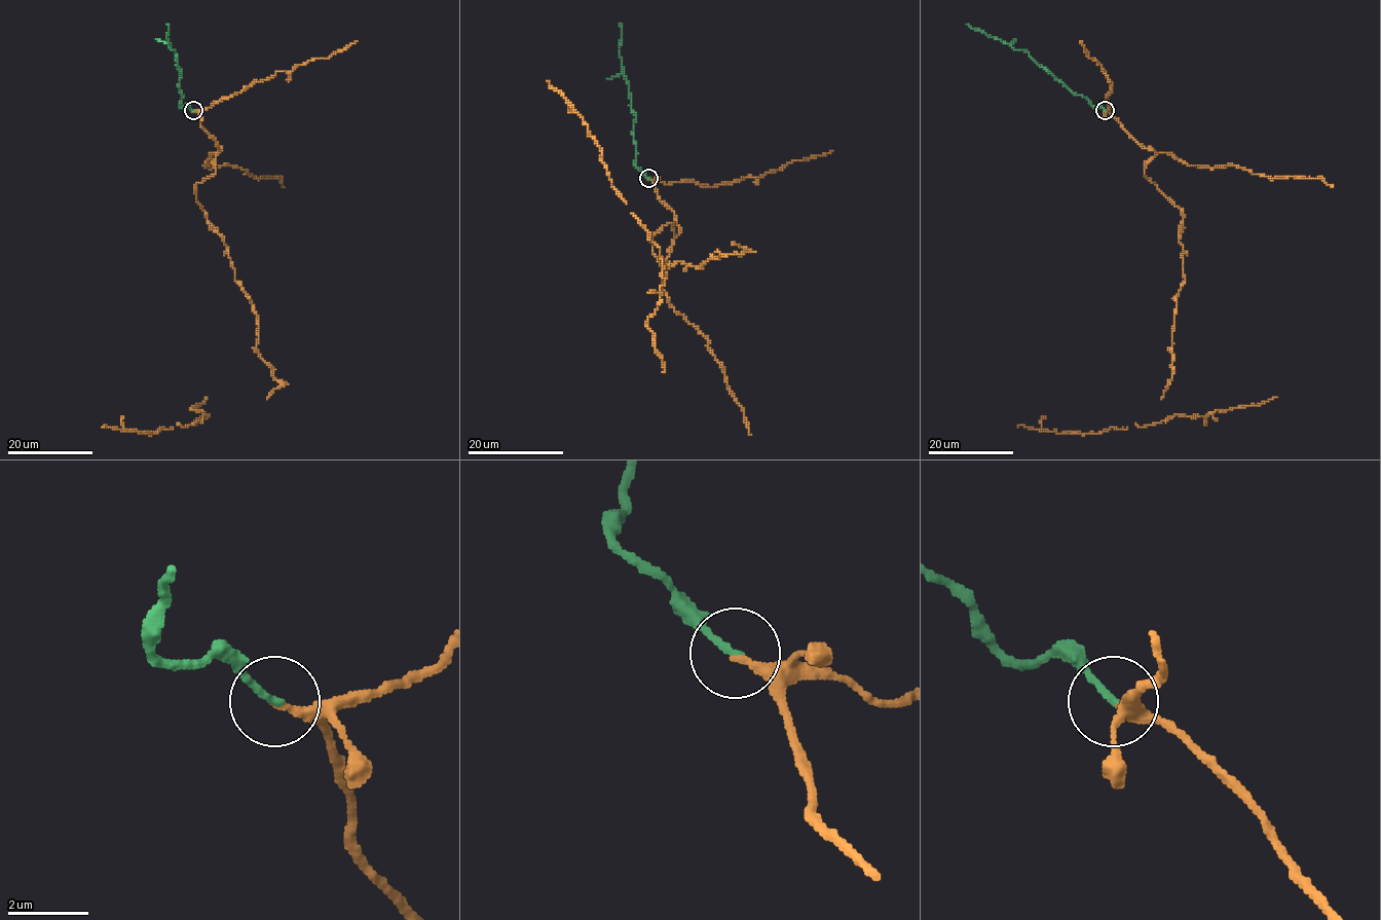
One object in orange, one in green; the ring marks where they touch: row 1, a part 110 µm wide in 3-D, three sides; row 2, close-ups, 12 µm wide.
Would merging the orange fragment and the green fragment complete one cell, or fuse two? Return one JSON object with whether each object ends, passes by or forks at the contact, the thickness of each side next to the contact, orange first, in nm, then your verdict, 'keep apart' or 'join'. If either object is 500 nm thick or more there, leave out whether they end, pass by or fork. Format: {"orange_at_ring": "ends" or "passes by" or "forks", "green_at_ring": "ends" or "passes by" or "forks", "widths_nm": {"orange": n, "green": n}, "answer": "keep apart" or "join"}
{"orange_at_ring": "ends", "green_at_ring": "ends", "widths_nm": {"orange": 200, "green": 170}, "answer": "join"}

